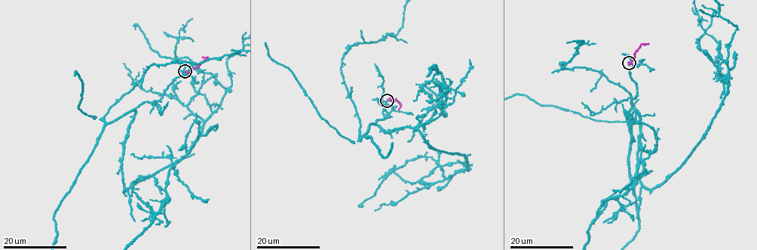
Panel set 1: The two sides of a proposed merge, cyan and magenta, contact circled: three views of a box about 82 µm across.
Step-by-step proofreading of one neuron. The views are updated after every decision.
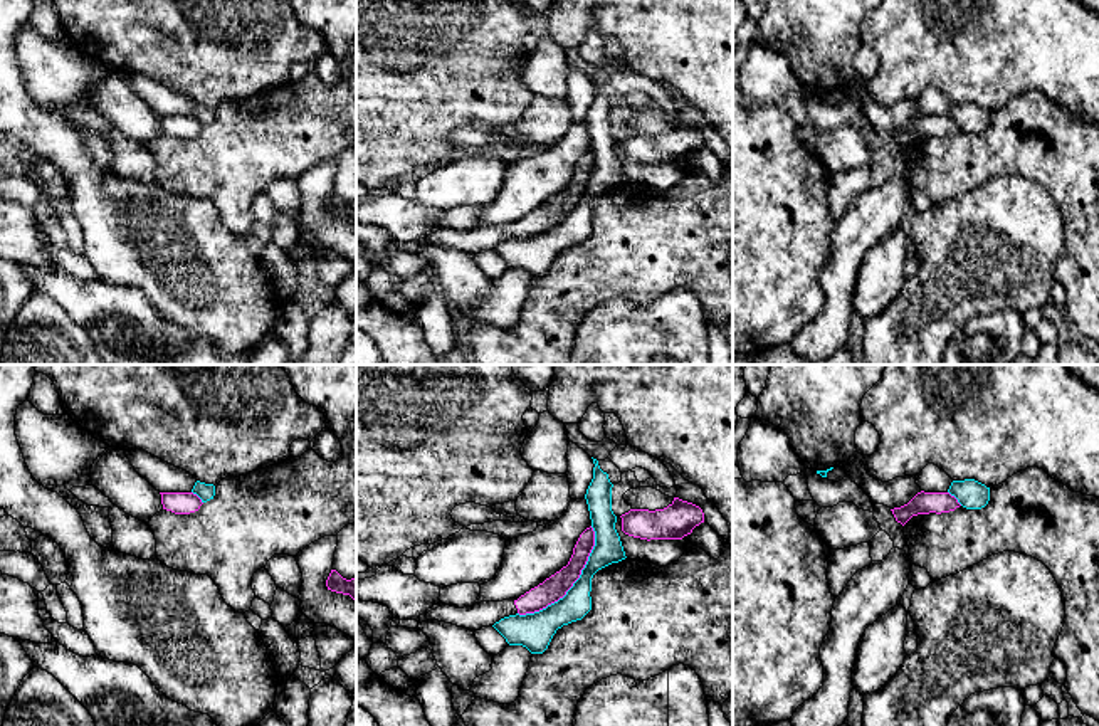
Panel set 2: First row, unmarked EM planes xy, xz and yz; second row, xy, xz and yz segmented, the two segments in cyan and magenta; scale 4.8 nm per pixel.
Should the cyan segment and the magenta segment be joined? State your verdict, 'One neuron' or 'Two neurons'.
Two neurons

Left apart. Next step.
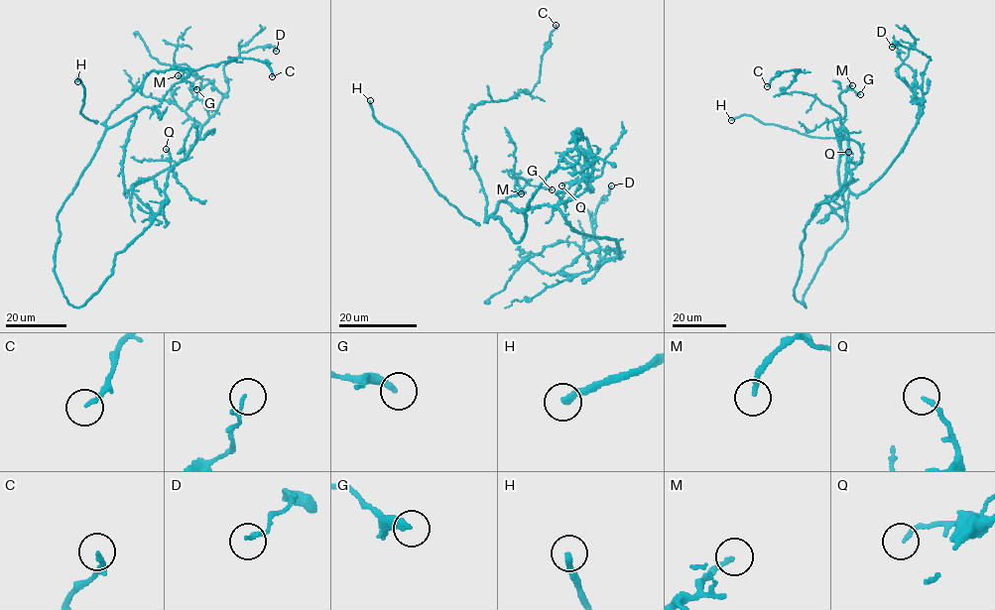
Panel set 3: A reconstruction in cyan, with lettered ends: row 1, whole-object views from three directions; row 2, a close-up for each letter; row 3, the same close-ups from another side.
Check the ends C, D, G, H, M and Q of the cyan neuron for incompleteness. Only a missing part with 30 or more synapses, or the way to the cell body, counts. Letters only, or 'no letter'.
H, M

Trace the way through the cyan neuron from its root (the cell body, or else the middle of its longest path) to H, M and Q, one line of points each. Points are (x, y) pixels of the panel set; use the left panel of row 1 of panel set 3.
H: (75, 186), (105, 128), (81, 115), (85, 92), (78, 77), (77, 81)
M: (75, 186), (103, 132), (144, 107), (160, 104), (171, 87), (184, 81), (178, 75)
Q: (75, 186), (58, 213), (54, 271), (76, 306), (98, 292), (114, 256), (167, 203), (166, 149)

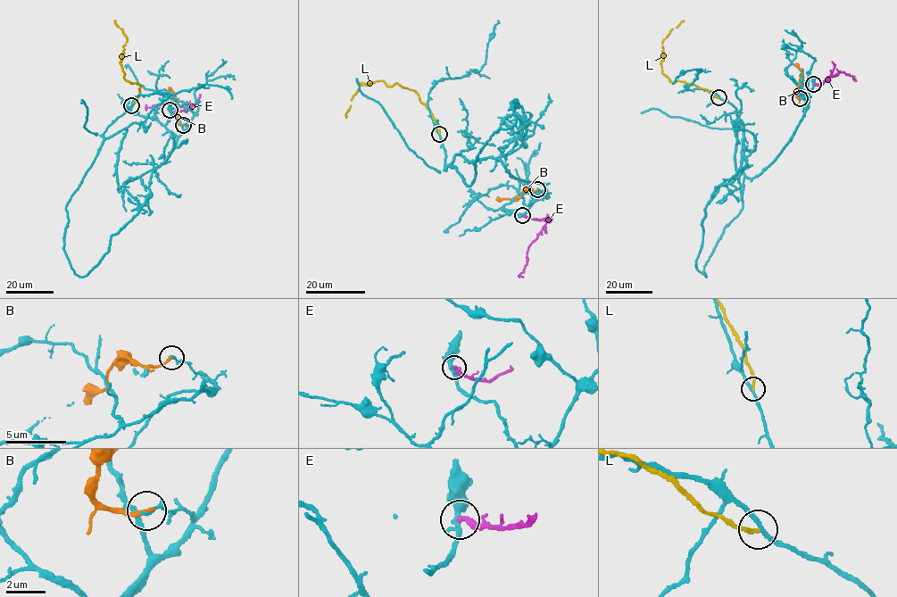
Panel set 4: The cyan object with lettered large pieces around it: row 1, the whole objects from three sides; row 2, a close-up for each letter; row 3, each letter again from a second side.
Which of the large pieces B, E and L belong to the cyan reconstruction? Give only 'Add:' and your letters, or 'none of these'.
Add: none of these

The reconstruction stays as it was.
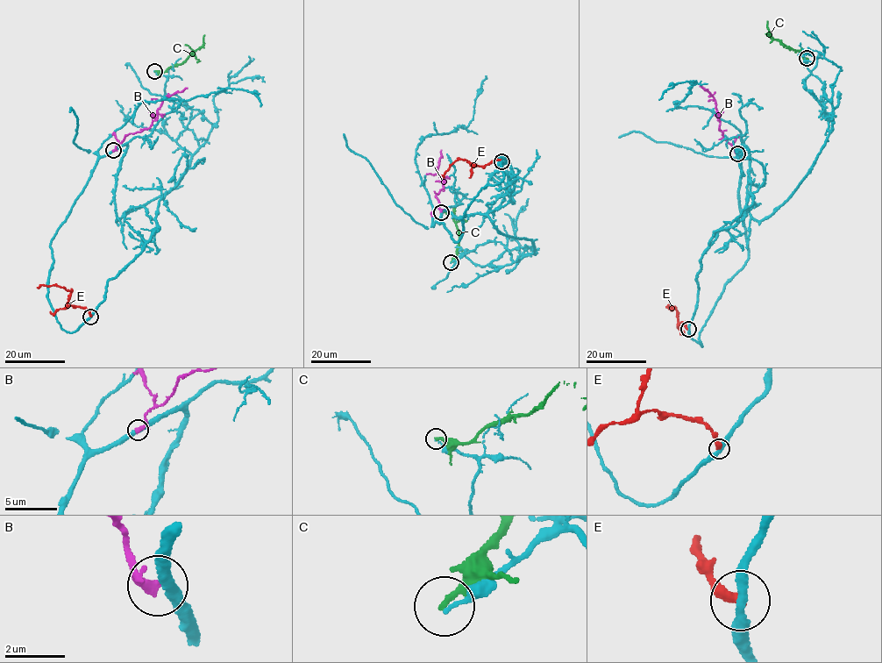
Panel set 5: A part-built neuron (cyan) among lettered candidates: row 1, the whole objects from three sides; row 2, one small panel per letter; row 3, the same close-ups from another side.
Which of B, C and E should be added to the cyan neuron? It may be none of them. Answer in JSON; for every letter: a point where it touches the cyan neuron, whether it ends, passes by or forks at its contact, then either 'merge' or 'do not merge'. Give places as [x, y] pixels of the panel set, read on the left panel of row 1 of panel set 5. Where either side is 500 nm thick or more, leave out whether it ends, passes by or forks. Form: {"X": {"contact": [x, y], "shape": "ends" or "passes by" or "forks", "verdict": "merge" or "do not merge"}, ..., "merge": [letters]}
{"B": {"contact": [113, 150], "shape": "ends", "verdict": "do not merge"}, "C": {"contact": [154, 71], "shape": "ends", "verdict": "do not merge"}, "E": {"contact": [90, 317], "shape": "ends", "verdict": "do not merge"}, "merge": []}

